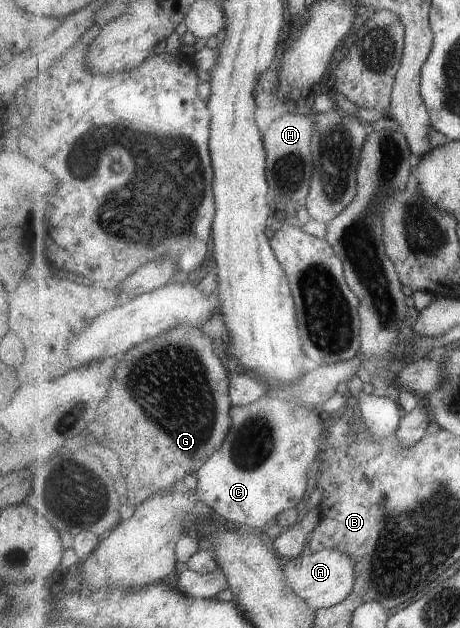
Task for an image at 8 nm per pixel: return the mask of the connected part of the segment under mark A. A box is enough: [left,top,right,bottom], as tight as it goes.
[284,550,357,611]

